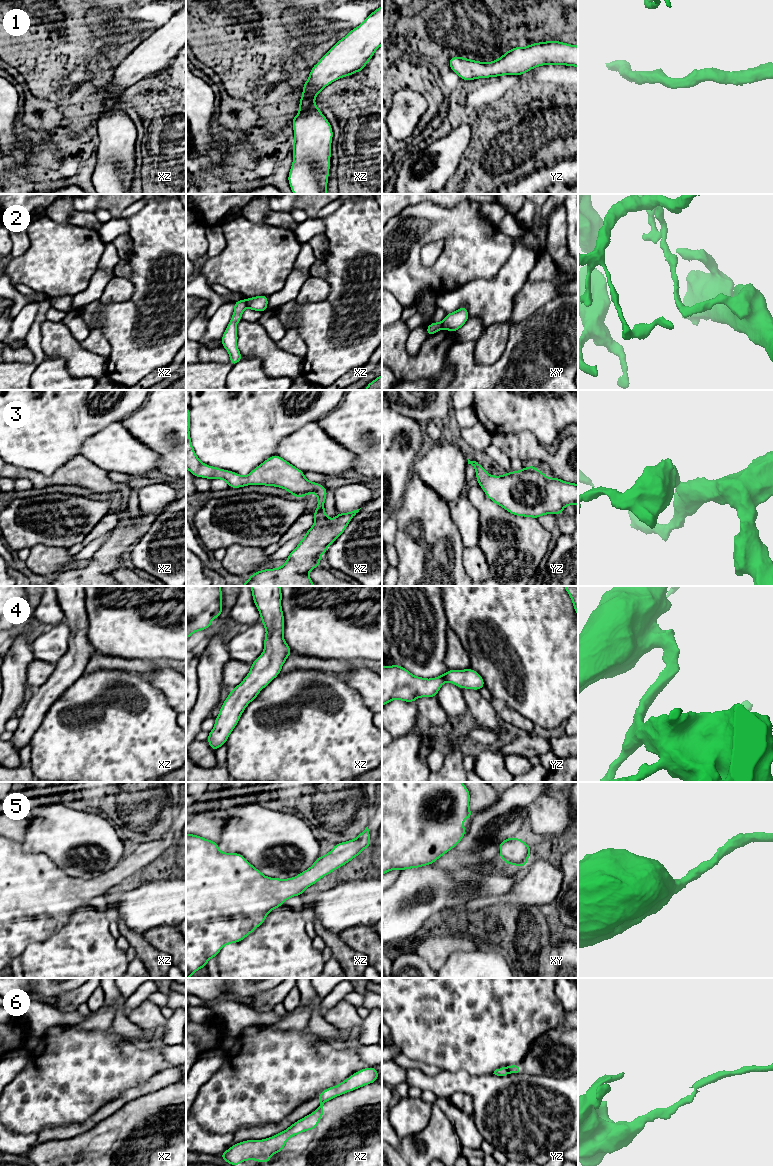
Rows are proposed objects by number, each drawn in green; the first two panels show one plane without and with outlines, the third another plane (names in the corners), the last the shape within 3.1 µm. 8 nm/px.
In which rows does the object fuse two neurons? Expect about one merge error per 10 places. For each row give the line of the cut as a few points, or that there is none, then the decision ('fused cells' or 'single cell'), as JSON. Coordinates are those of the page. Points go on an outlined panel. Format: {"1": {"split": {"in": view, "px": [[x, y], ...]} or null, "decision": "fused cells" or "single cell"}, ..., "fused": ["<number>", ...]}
{"1": {"split": null, "decision": "single cell"}, "2": {"split": {"in": "xz", "px": [[244, 300], [247, 306]]}, "decision": "fused cells"}, "3": {"split": null, "decision": "single cell"}, "4": {"split": null, "decision": "single cell"}, "5": {"split": null, "decision": "single cell"}, "6": {"split": {"in": "yz", "px": [[506, 1067], [509, 1072]]}, "decision": "fused cells"}, "fused": ["2", "6"]}

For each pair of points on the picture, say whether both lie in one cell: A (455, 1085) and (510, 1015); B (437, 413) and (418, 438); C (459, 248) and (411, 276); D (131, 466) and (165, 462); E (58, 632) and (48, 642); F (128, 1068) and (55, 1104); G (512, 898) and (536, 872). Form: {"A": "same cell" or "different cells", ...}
{"A": "different cells", "B": "different cells", "C": "same cell", "D": "different cells", "E": "same cell", "F": "same cell", "G": "same cell"}

